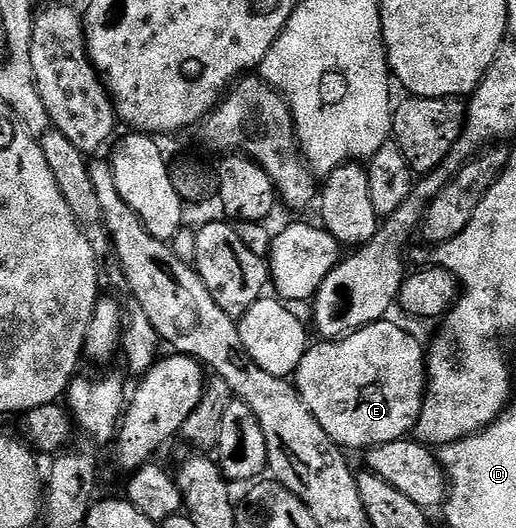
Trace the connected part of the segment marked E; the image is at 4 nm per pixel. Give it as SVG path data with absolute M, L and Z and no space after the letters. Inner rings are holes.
M382 320L380 322L372 322L370 326L365 326L362 330L357 330L353 334L347 334L344 338L333 340L318 341L318 346L310 345L306 354L298 364L295 373L295 385L297 387L297 395L300 396L301 402L311 412L311 416L315 416L315 420L319 420L319 428L323 428L323 432L327 432L327 436L331 441L336 442L338 446L346 451L361 450L368 451L375 446L382 446L388 442L400 442L406 437L405 434L416 427L421 409L423 408L423 399L425 399L425 384L427 381L427 350L421 342L413 334L408 334L401 326L396 326L390 320Z

